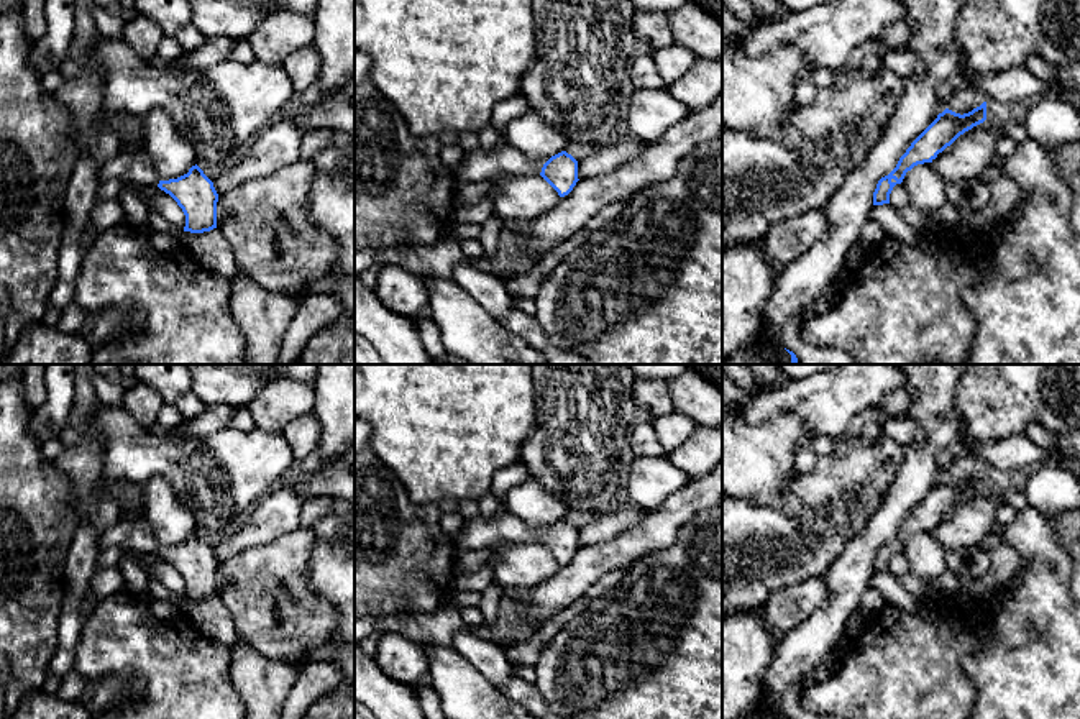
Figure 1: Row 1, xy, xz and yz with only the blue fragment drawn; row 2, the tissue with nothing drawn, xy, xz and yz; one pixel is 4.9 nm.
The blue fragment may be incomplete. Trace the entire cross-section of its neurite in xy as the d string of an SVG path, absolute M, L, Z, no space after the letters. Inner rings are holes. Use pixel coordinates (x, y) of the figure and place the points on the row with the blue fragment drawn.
M121 149L120 154L102 164L98 181L117 179L125 185L158 185L169 194L185 215L184 231L204 233L217 228L218 194L213 182L195 164L187 174L162 181L144 149Z

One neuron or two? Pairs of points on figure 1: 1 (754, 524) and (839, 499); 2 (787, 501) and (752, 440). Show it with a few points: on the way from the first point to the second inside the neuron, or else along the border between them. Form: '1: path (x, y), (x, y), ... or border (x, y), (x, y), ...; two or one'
1: path (775, 524), (814, 524), (818, 521); one
2: path (772, 488), (764, 480), (752, 455); one

